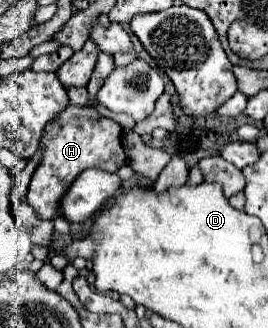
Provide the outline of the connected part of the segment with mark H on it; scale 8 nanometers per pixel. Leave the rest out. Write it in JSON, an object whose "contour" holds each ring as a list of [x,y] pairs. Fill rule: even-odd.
{"contour":[[[67,106],[63,112],[53,118],[39,140],[41,146],[41,160],[31,176],[27,202],[33,206],[39,216],[47,216],[47,220],[53,220],[59,216],[59,196],[67,192],[71,182],[87,168],[101,168],[107,172],[117,172],[119,166],[127,162],[123,152],[123,140],[121,140],[121,126],[95,112],[93,108],[81,108],[81,106]]]}

